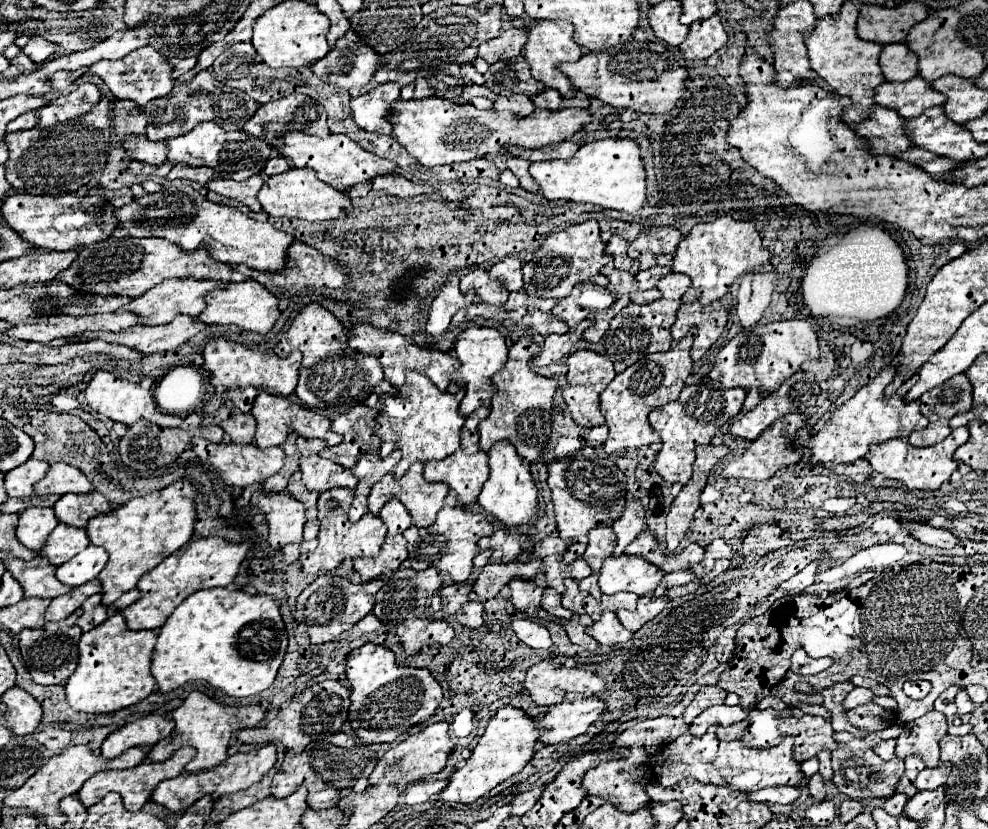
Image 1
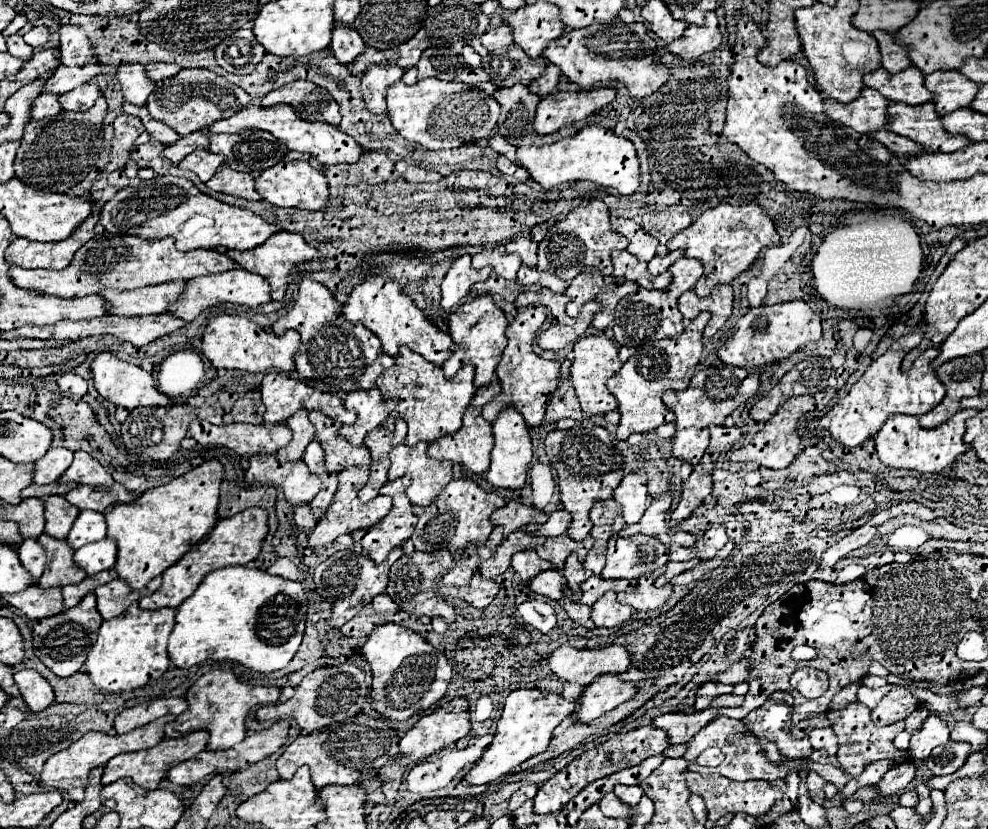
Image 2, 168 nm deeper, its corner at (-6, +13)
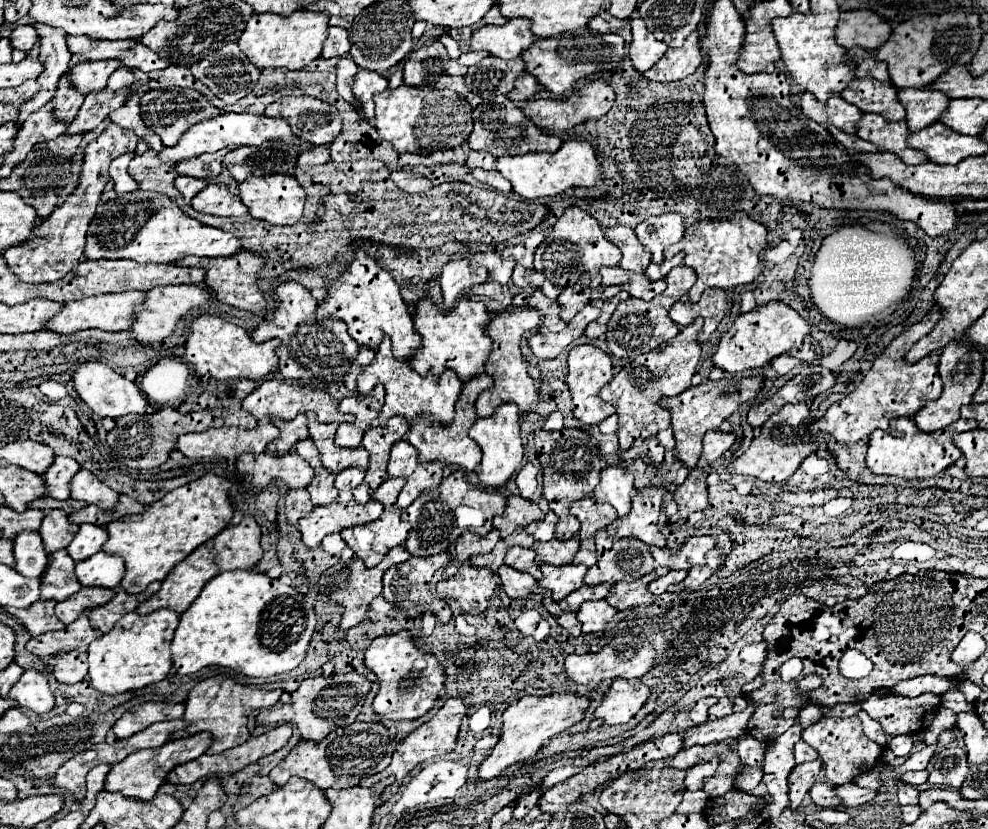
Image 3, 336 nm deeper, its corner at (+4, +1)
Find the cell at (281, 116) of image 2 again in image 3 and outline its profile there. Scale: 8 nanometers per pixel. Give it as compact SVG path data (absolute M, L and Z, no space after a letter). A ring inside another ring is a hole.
M221 113L219 117L215 119L209 119L209 121L203 121L203 123L197 123L195 127L191 127L177 145L173 147L165 147L163 153L159 153L161 161L163 163L179 163L183 159L191 159L191 157L197 157L201 153L213 153L213 151L219 151L223 147L241 147L241 145L261 145L265 141L283 141L283 143L291 143L295 147L303 147L305 143L301 139L297 139L291 129L289 129L289 123L283 121L283 119L269 119L265 115L251 115L251 113Z

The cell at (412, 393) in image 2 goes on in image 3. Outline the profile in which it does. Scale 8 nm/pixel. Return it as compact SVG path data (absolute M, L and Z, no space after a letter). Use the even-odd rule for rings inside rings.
M387 337L381 341L371 367L367 367L363 371L363 375L359 375L357 389L361 395L369 395L373 391L375 383L383 383L385 393L387 393L385 405L377 417L377 421L381 421L381 423L385 423L385 419L391 419L393 415L403 415L409 423L413 423L413 419L419 419L419 417L433 417L441 425L449 425L455 415L453 413L455 403L457 403L461 389L463 389L463 383L455 375L455 371L445 371L441 375L441 379L433 379L433 375L421 377L415 369L407 367L405 363L399 363L391 353L391 341Z

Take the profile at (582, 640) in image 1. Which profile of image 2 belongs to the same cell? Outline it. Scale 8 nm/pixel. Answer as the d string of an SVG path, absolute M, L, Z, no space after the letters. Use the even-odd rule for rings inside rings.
M563 597L559 603L561 603L561 607L567 611L569 619L577 621L577 623L580 623L589 630L593 630L595 628L593 621L589 619L591 607L587 607L587 605L581 605L581 603L575 603L575 601L571 601L569 597Z

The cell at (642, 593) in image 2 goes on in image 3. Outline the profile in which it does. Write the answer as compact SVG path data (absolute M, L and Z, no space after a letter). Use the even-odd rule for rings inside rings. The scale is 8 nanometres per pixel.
M657 569L633 583L625 583L625 581L619 581L613 585L613 595L607 599L611 603L611 607L619 609L619 611L625 611L625 609L631 609L631 607L639 607L639 605L651 605L655 603L655 595L649 593L647 585L657 579L659 575L665 575L669 569Z

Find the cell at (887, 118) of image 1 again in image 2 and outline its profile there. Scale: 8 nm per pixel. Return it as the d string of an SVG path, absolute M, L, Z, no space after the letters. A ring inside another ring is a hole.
M865 87L855 101L845 105L835 99L825 99L825 113L859 133L871 133L887 129L887 105L889 101L885 101L881 93Z

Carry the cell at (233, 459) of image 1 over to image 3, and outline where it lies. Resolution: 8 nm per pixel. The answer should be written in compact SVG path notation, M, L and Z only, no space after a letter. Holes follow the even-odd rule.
M259 423L255 429L239 427L219 427L207 429L203 433L187 433L177 439L177 449L191 459L199 457L239 457L243 453L261 455L267 445L279 437L277 427L269 423Z

